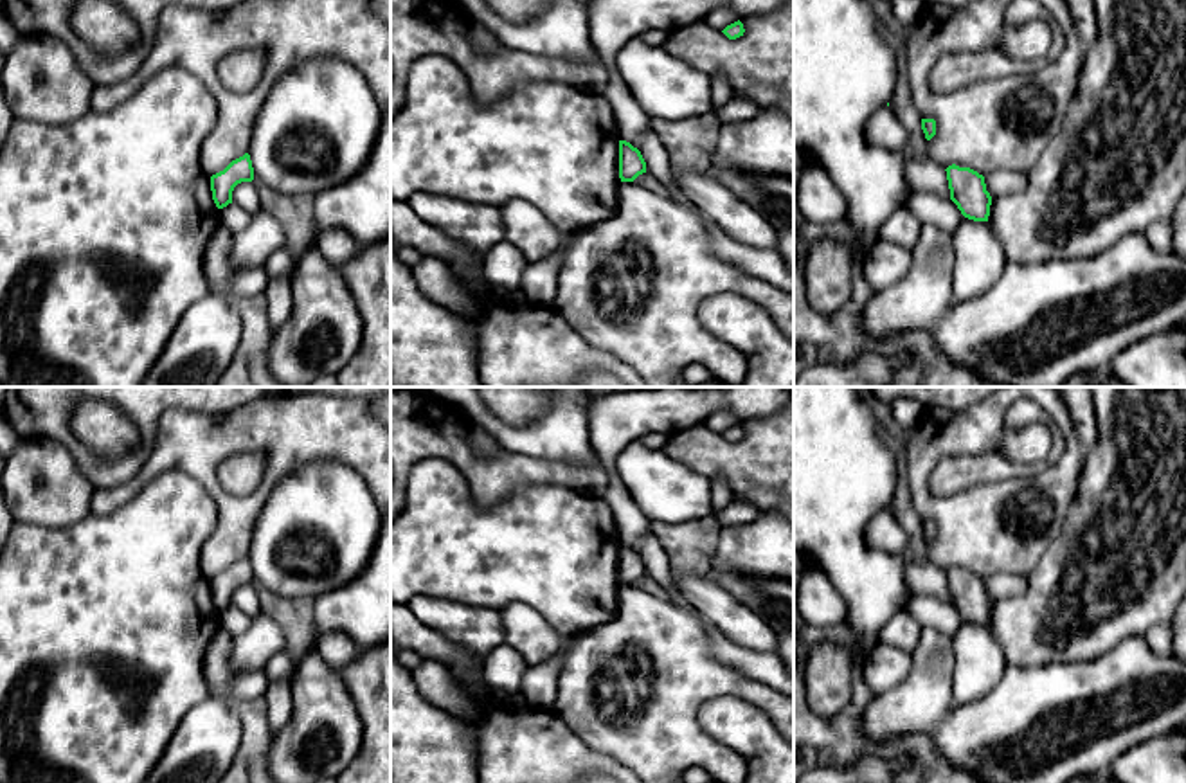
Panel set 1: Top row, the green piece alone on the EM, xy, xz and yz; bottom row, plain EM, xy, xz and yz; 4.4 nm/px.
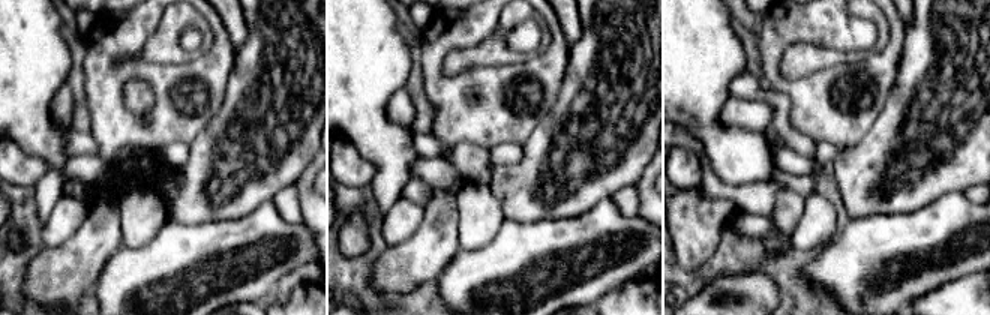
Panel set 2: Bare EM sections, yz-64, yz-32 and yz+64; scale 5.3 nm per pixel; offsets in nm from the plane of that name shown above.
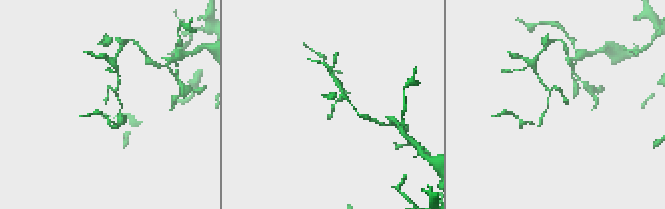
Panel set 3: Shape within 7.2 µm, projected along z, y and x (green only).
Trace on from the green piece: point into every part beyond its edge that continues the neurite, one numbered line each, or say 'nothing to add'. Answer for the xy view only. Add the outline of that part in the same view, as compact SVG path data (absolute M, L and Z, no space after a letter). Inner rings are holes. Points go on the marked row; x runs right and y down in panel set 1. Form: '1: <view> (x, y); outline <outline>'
nothing to add

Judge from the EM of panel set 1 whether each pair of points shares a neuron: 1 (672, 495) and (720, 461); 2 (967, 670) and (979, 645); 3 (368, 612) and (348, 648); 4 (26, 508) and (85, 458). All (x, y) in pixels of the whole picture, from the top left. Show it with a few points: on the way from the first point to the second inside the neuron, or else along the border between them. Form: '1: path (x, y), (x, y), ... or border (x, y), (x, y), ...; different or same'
1: border (664, 452), (711, 479); different
2: path (972, 665), (978, 659), (978, 650); same
3: border (315, 638), (326, 632), (344, 632), (360, 647); different
4: border (42, 440), (60, 443), (78, 470), (96, 488); different

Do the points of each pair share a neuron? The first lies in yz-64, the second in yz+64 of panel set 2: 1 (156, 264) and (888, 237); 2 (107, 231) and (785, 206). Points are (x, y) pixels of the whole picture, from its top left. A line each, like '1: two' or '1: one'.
1: one
2: one

